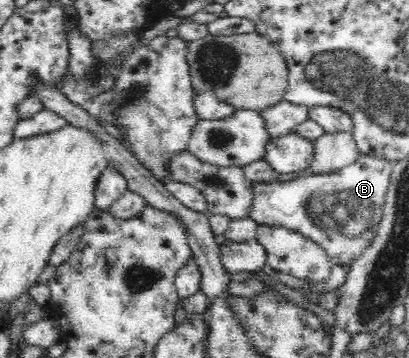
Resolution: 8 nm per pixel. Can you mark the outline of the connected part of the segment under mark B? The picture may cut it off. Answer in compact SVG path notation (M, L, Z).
M360 153L352 164L335 173L320 174L308 169L302 176L290 181L254 183L255 194L249 218L257 225L282 226L294 233L298 232L325 249L332 265L351 266L375 240L379 222L383 218L393 165L390 161Z

